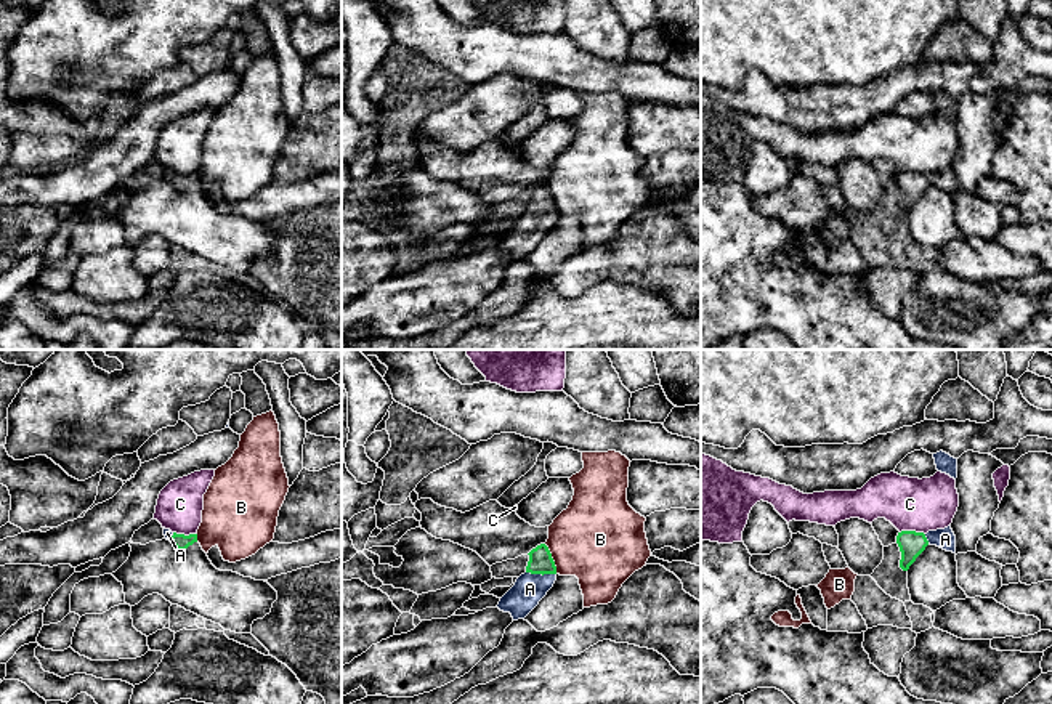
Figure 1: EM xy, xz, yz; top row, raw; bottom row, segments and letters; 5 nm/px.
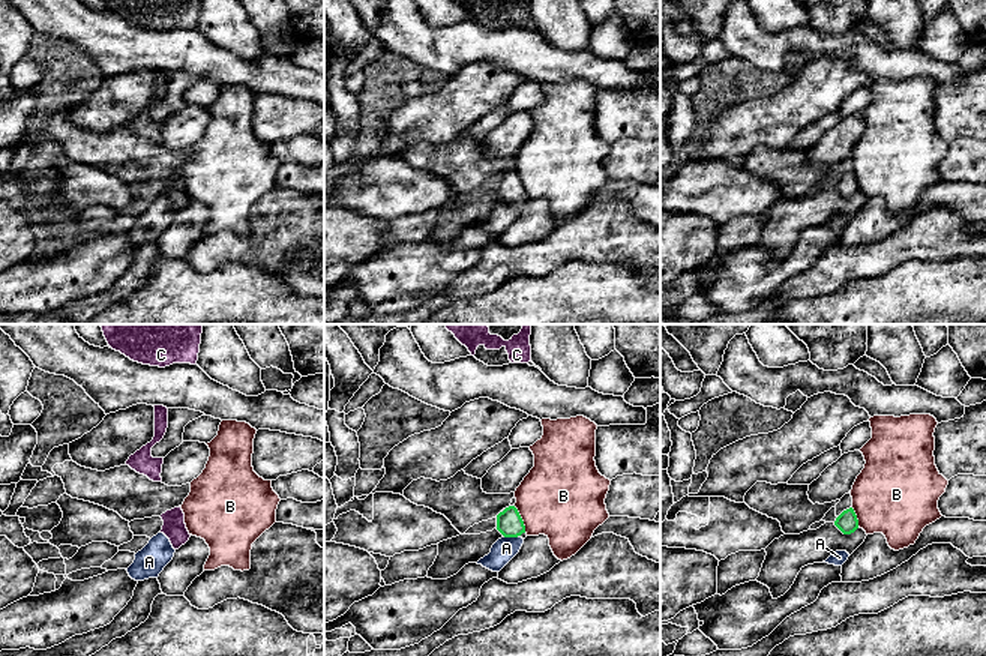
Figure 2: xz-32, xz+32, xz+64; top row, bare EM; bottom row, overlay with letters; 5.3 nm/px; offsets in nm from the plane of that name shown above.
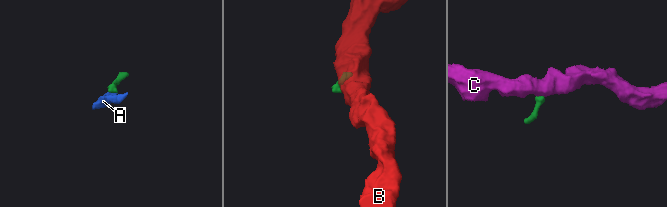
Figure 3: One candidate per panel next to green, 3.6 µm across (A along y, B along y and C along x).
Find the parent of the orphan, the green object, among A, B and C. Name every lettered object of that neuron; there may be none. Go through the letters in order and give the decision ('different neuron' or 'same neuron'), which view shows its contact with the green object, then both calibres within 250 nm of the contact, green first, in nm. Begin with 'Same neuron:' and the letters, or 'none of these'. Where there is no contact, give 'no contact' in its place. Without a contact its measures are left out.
Same neuron: A
A: same neuron; meets green in xz; 120 nm thick on the green side, 160 nm on the other
B: different neuron; meets green in xz; 120 nm thick on the green side, 440 nm on the other
C: different neuron; meets green in yz; 130 nm thick on the green side, 280 nm on the other

